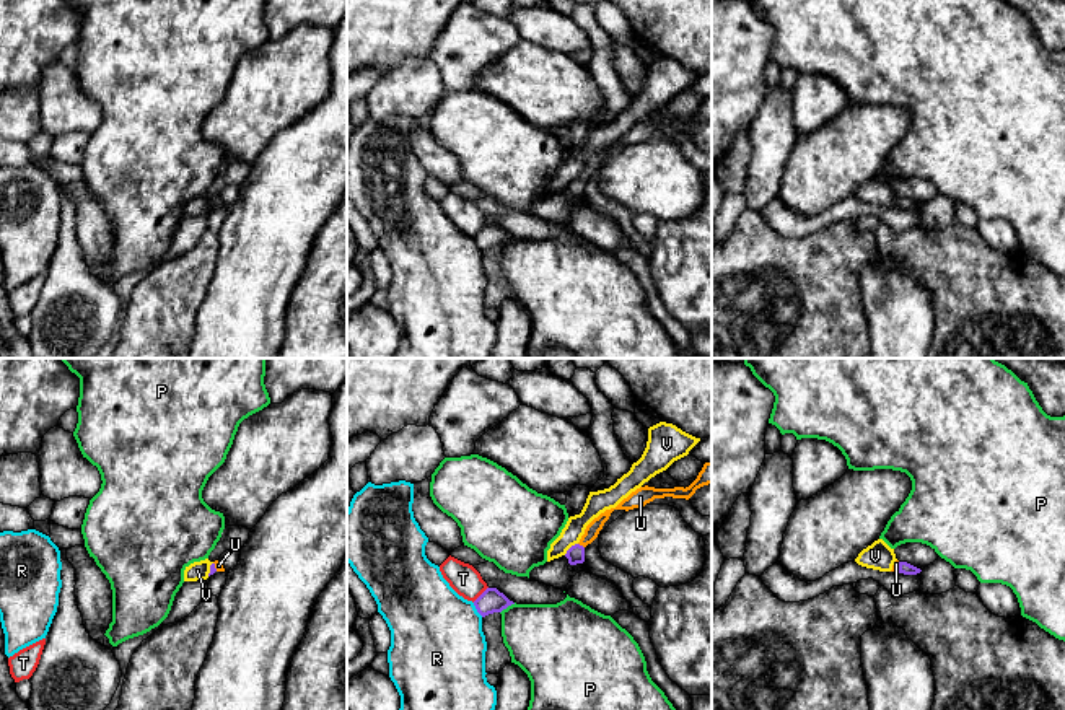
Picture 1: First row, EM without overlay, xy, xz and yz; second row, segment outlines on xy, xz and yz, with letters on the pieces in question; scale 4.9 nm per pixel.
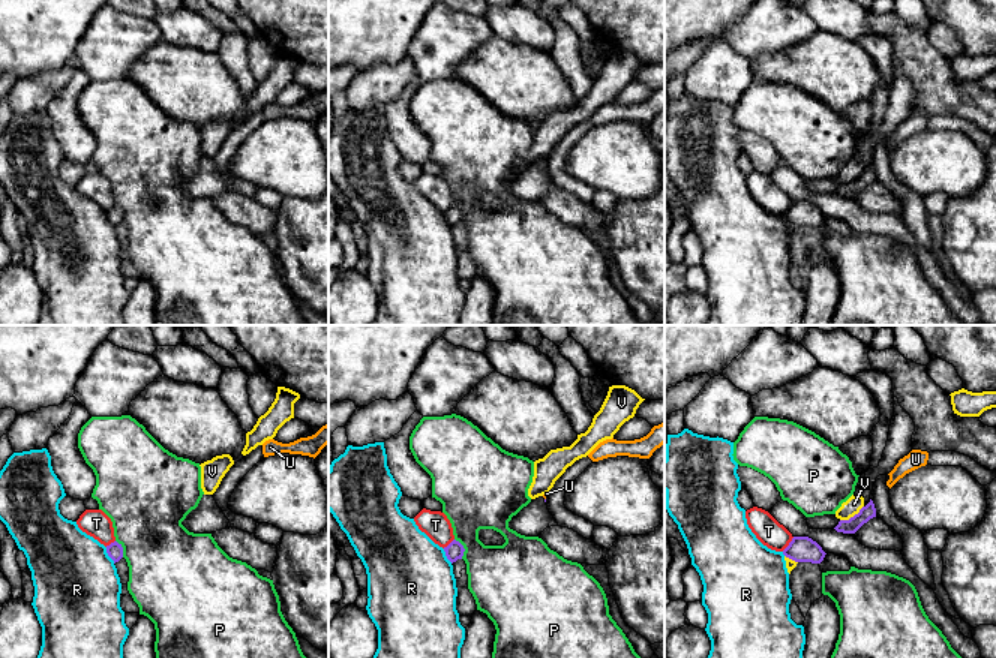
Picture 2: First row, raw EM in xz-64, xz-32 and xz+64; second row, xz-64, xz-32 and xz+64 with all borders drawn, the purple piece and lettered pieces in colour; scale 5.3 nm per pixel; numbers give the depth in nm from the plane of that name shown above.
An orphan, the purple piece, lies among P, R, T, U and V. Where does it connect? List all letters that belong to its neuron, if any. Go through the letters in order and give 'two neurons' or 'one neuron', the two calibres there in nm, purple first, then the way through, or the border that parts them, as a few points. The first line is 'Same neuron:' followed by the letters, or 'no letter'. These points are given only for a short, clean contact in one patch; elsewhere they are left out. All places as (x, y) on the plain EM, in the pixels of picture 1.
Same neuron: U
P: two neurons; 120 nm thick on the purple side, 360 nm on the other
R: two neurons; 120 nm thick on the purple side, 460 nm on the other
T: two neurons; 120 nm thick on the purple side, 150 nm on the other
U: one neuron; 90 nm thick on the purple side, 70 nm on the other; runs through xz (575, 189), (582, 181), (591, 166)
V: two neurons; 90 nm thick on the purple side, 100 nm on the other

